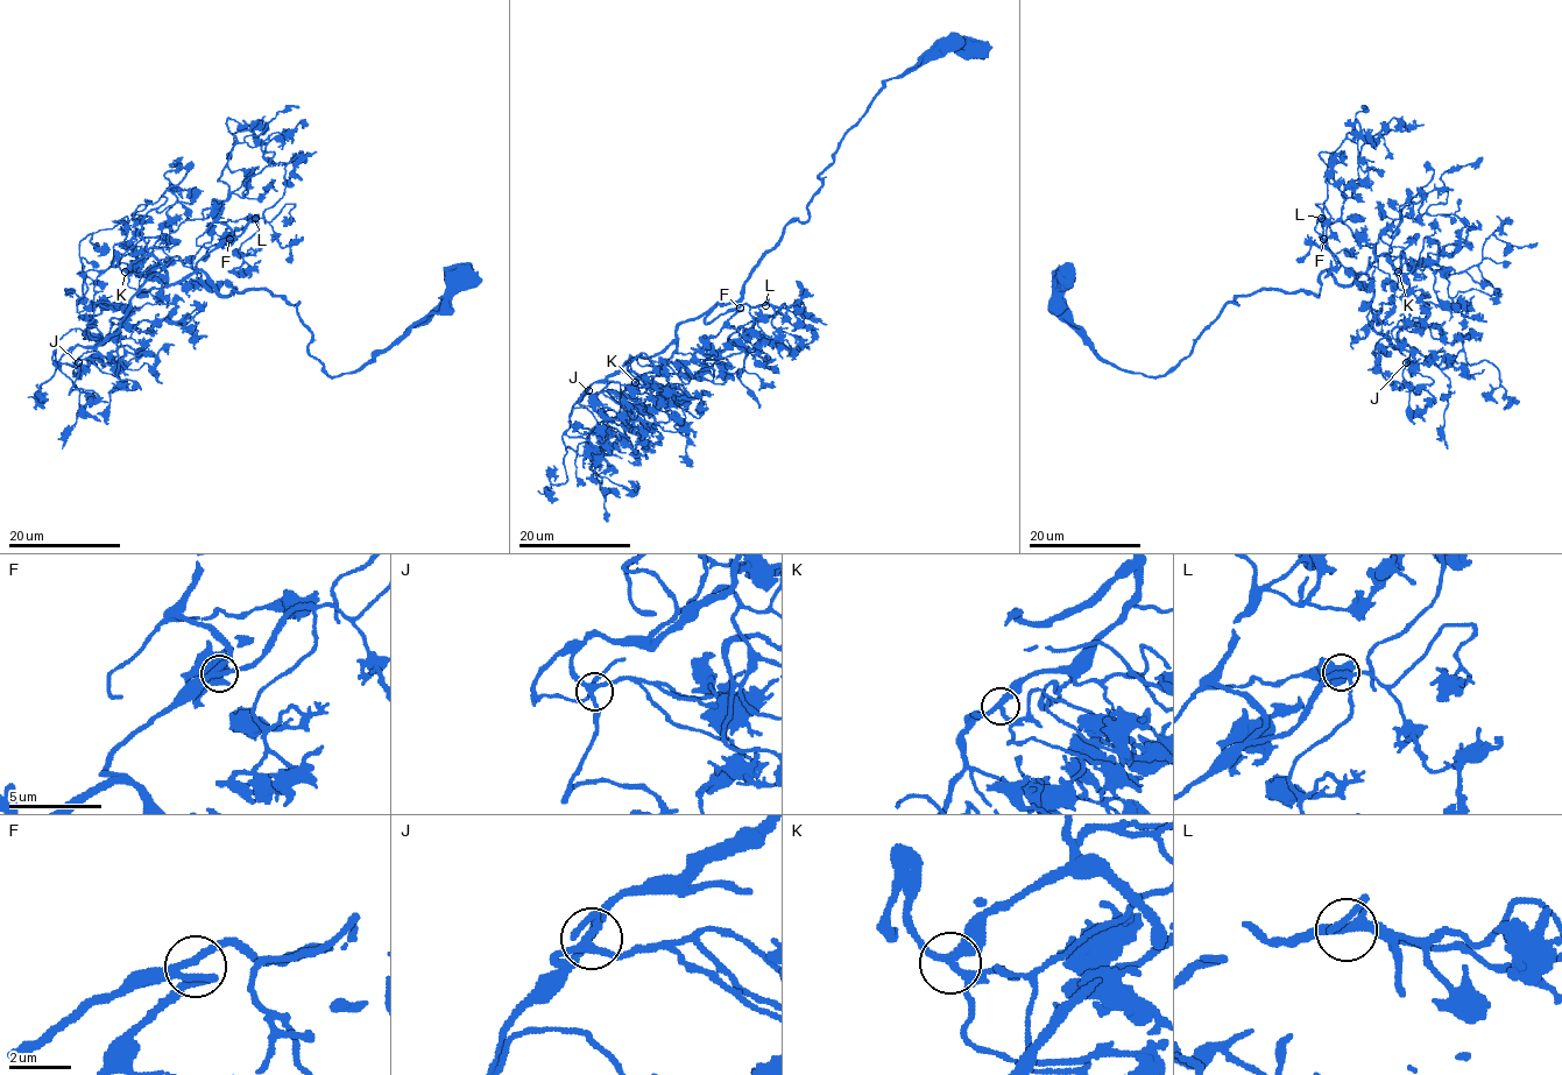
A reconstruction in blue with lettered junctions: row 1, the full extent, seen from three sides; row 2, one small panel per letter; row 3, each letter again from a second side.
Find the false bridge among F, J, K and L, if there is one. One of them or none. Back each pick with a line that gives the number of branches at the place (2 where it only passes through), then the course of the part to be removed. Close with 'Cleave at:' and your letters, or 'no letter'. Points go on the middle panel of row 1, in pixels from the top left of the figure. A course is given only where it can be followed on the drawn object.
Cleave at: no letter

